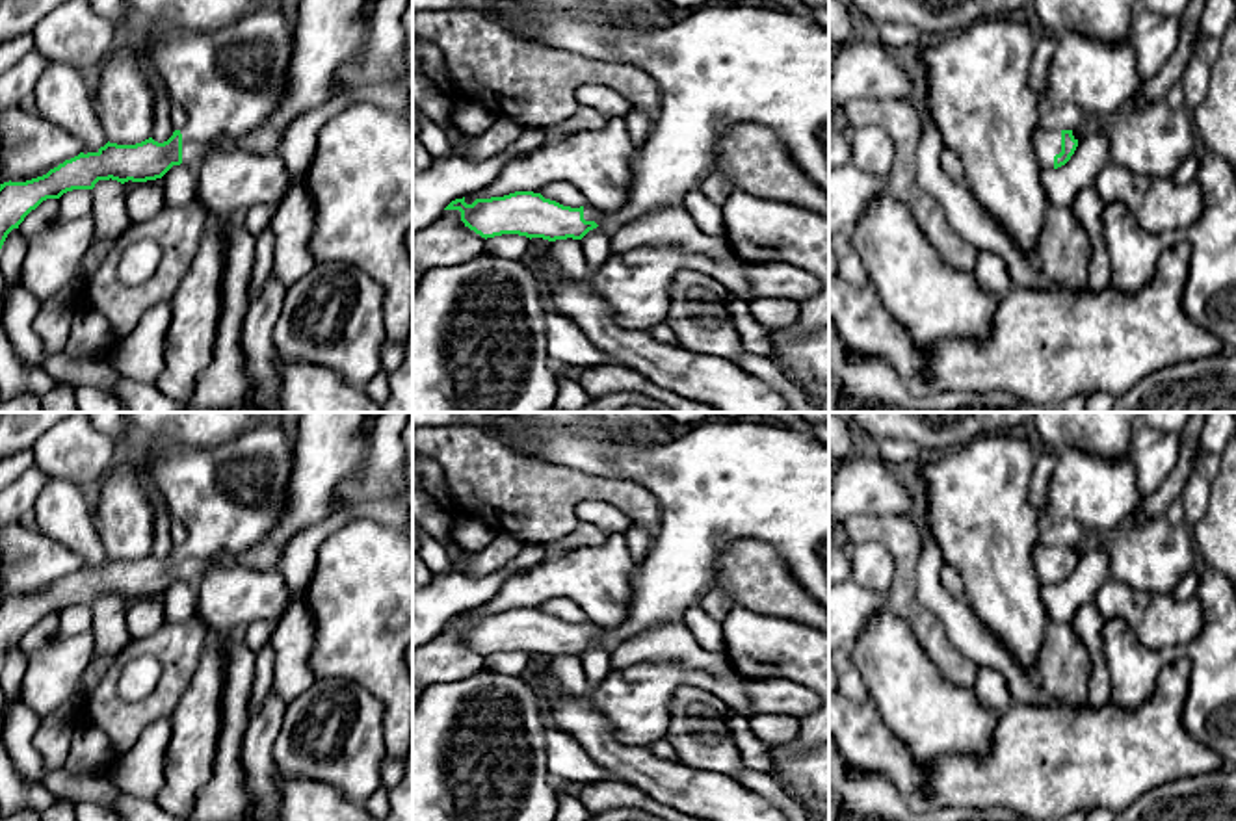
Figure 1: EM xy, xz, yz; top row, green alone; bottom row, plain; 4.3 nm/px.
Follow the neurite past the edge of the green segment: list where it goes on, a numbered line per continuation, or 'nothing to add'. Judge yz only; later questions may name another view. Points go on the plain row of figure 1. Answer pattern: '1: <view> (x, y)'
1: yz (1047, 560)

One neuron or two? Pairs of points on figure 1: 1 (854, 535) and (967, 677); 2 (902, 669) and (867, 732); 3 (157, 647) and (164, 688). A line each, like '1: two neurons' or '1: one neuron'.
1: one neuron
2: two neurons
3: one neuron

